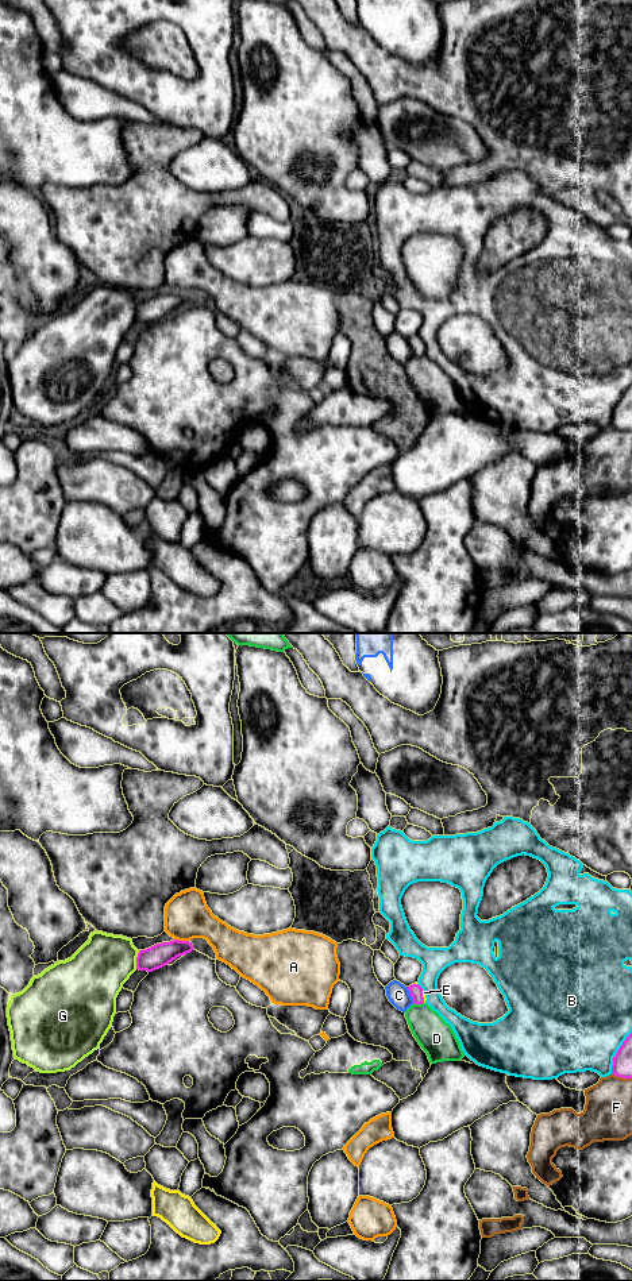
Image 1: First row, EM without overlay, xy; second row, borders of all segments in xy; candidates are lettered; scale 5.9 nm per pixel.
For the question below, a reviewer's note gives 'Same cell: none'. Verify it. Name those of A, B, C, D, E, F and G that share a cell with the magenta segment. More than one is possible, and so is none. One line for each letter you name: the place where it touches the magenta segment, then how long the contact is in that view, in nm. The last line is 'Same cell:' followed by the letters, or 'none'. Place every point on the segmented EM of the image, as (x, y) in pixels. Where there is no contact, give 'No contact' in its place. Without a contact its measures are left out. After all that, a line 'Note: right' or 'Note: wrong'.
E: Touches magenta at xy (423, 998). Shared border 60 nm
Same cell: E
Note: wrong

